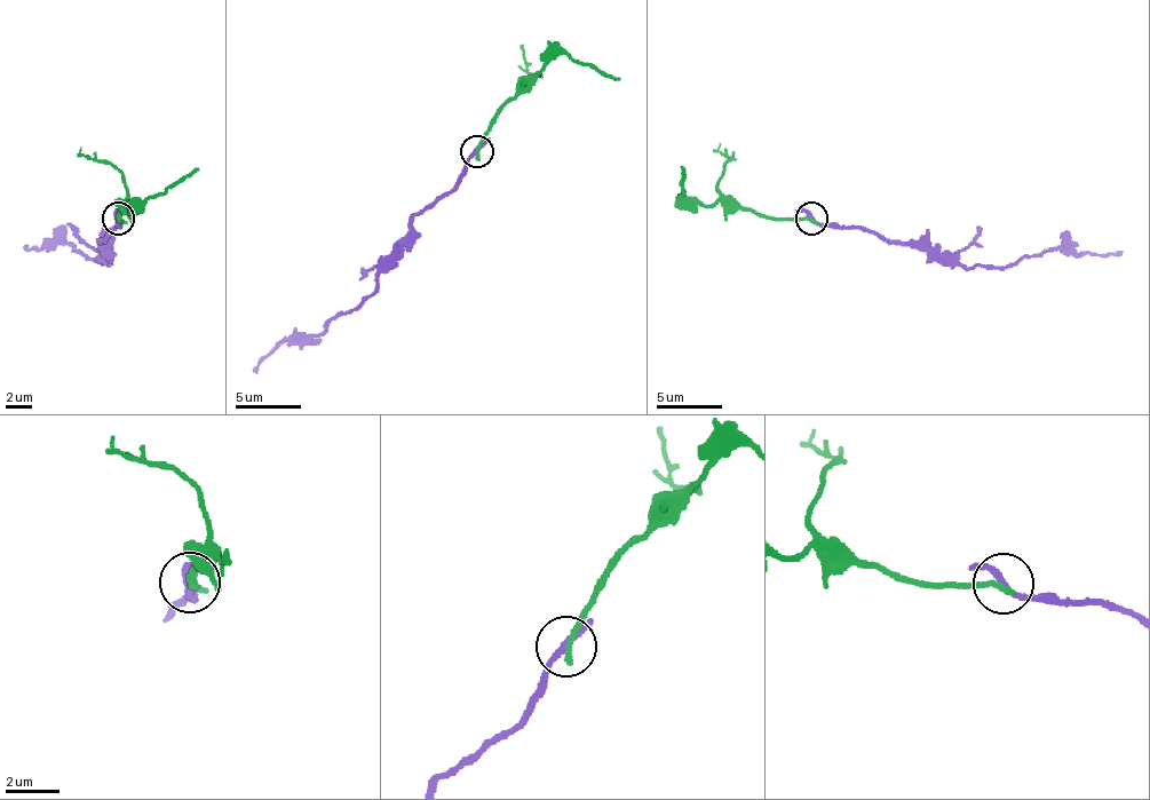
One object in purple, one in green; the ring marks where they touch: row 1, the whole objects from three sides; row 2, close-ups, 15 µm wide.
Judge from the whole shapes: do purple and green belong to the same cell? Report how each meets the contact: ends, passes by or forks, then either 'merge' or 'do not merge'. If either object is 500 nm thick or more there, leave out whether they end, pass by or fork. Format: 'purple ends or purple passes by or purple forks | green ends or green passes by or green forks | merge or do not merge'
purple passes by | green ends | do not merge

